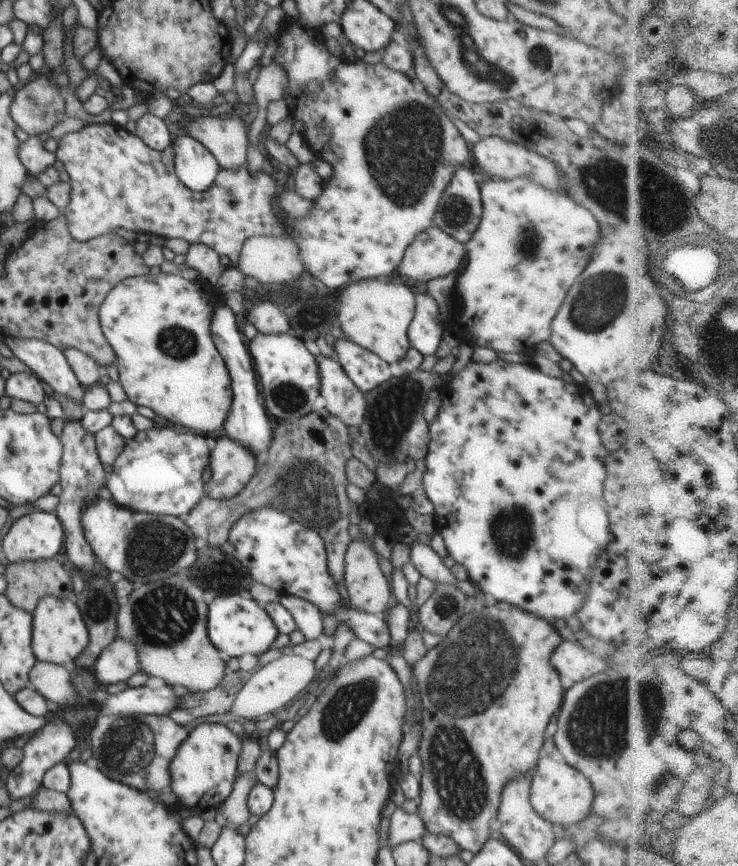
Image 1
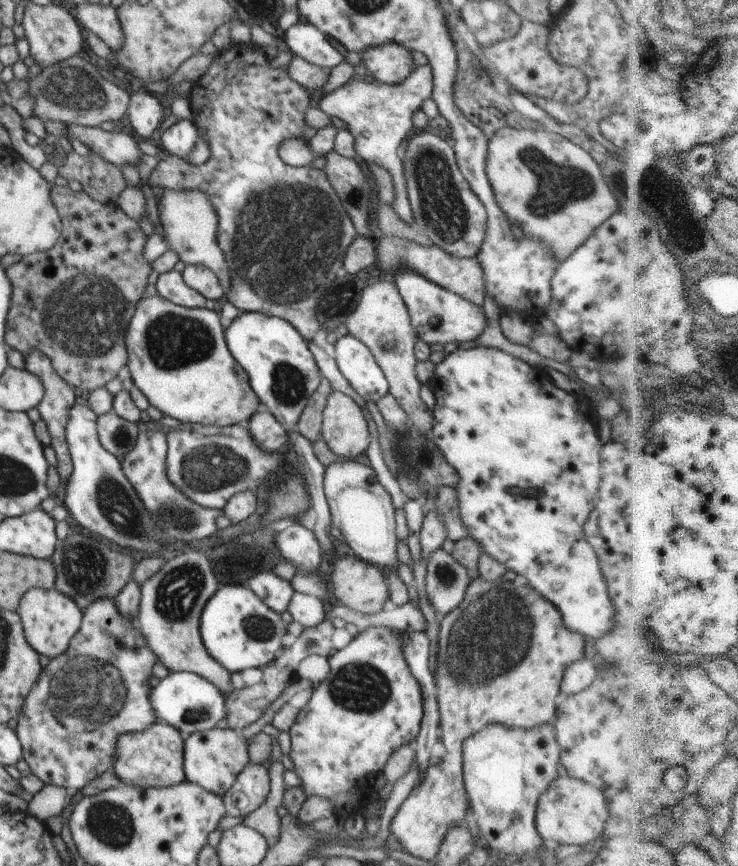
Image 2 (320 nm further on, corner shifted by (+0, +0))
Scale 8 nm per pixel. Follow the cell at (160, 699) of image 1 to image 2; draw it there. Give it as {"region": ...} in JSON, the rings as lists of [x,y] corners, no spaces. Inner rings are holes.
{"region":[[[187,671],[169,673],[150,692],[150,704],[154,708],[158,722],[176,728],[184,738],[196,732],[217,728],[218,722],[226,719],[225,700],[214,684]]]}

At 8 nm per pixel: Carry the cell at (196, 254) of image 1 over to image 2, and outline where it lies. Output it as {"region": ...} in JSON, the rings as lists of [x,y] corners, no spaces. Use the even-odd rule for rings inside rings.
{"region":[[[188,264],[181,274],[184,283],[193,290],[200,292],[204,298],[220,302],[224,300],[225,292],[220,280],[206,266]]]}

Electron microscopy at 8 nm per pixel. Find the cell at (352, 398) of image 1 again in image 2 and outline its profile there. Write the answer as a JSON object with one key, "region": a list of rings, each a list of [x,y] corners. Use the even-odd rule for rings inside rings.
{"region":[[[333,390],[323,411],[322,437],[328,448],[346,459],[365,456],[370,444],[368,422],[354,398]]]}

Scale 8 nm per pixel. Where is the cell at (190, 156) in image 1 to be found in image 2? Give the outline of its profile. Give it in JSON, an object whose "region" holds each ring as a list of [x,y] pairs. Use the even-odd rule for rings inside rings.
{"region":[[[191,119],[174,122],[161,136],[166,151],[184,162],[190,159],[198,140],[196,124]]]}

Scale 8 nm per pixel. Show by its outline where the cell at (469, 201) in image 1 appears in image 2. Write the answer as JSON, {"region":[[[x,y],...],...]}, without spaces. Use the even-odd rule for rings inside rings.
{"region":[[[419,130],[407,142],[402,165],[415,226],[444,252],[458,258],[476,257],[486,237],[487,214],[460,173],[451,141]]]}

